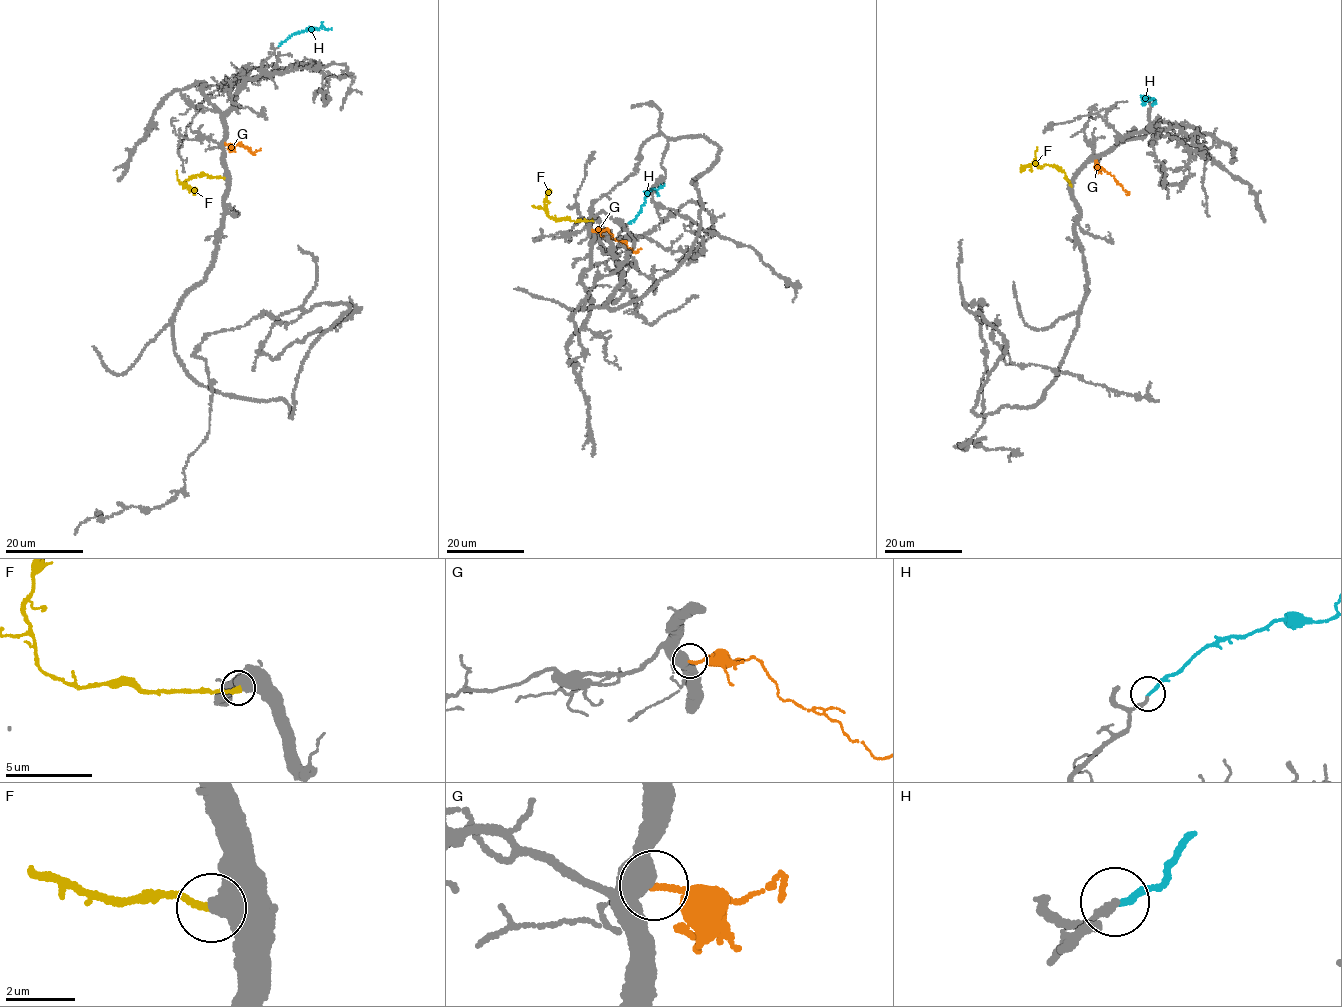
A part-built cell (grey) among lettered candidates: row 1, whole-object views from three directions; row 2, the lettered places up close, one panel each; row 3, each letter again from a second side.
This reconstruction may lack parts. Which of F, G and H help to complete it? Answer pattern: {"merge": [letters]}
{"merge": ["G", "H"]}

